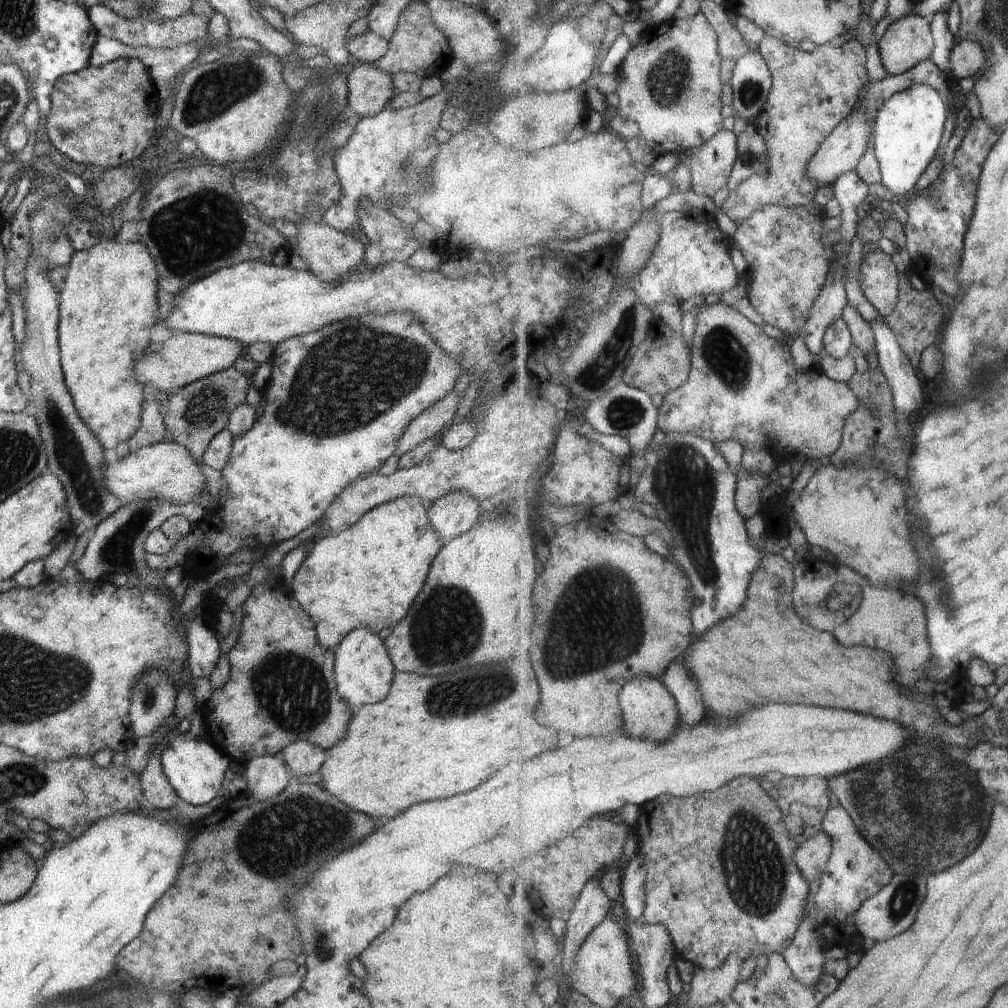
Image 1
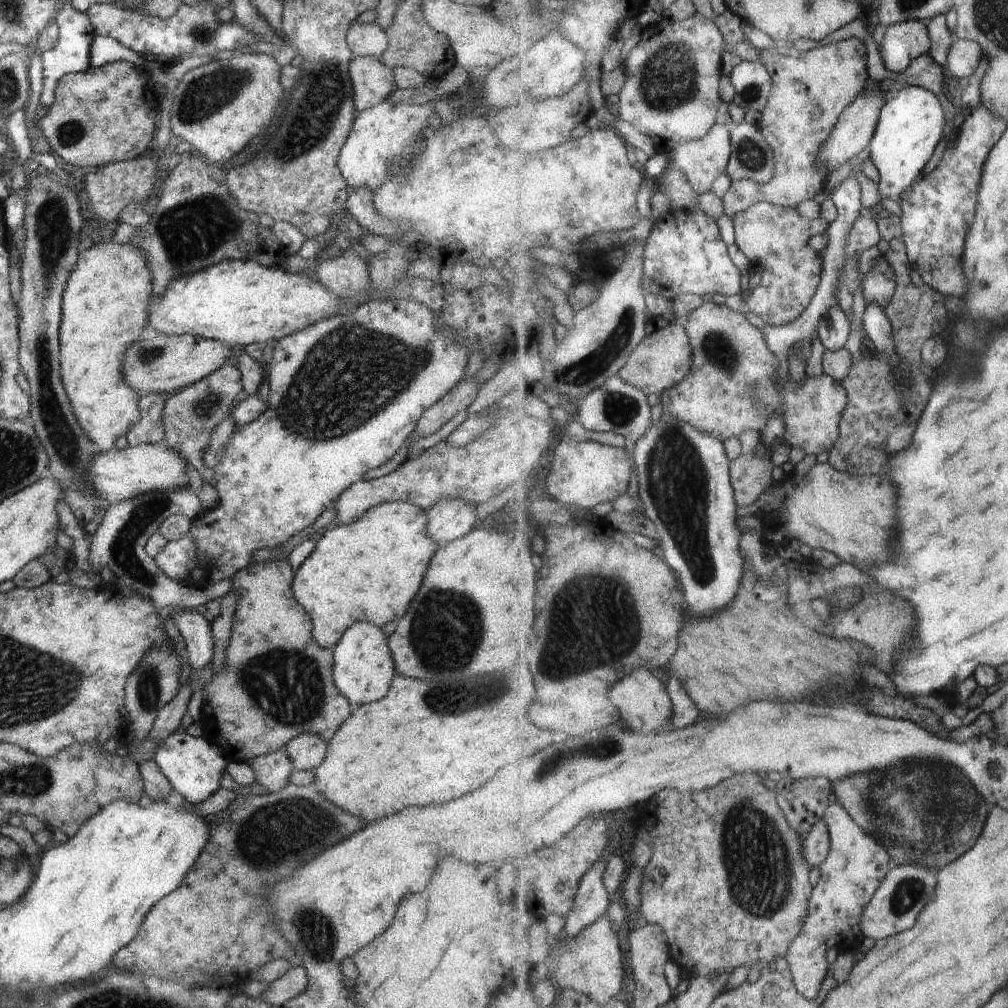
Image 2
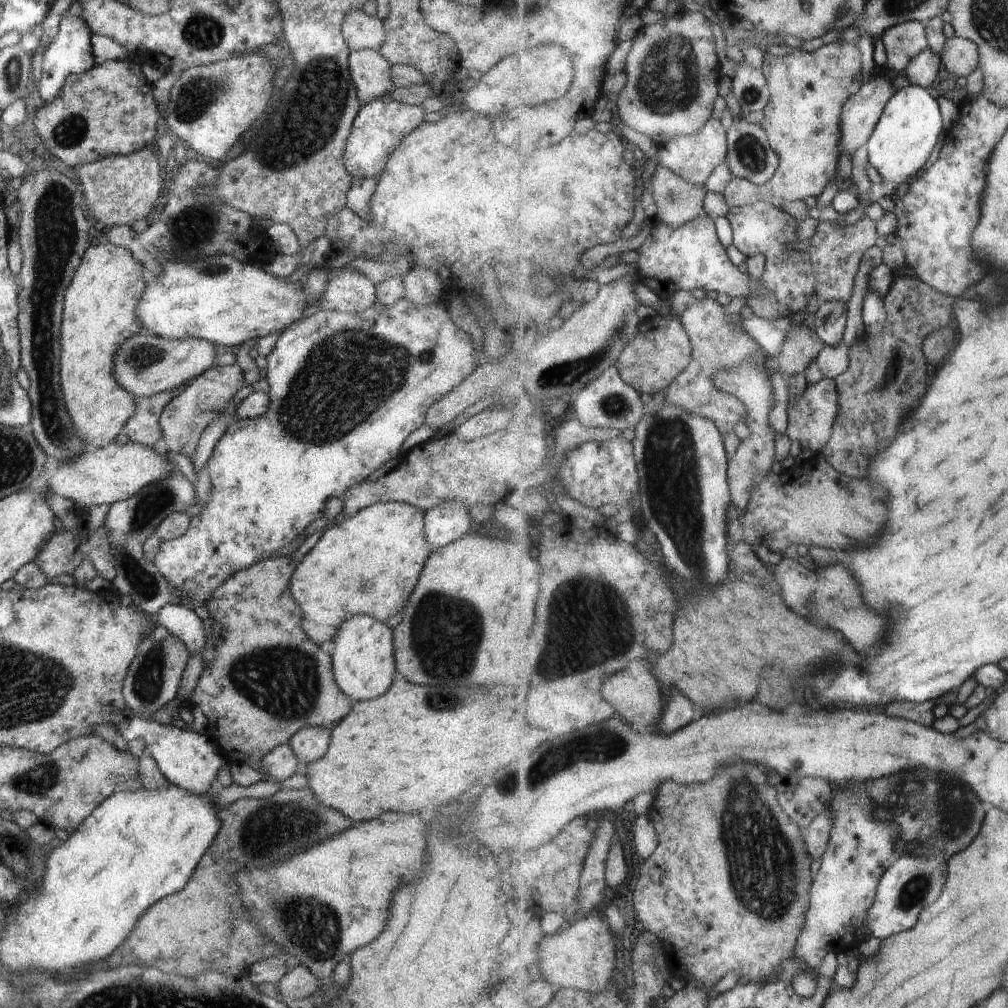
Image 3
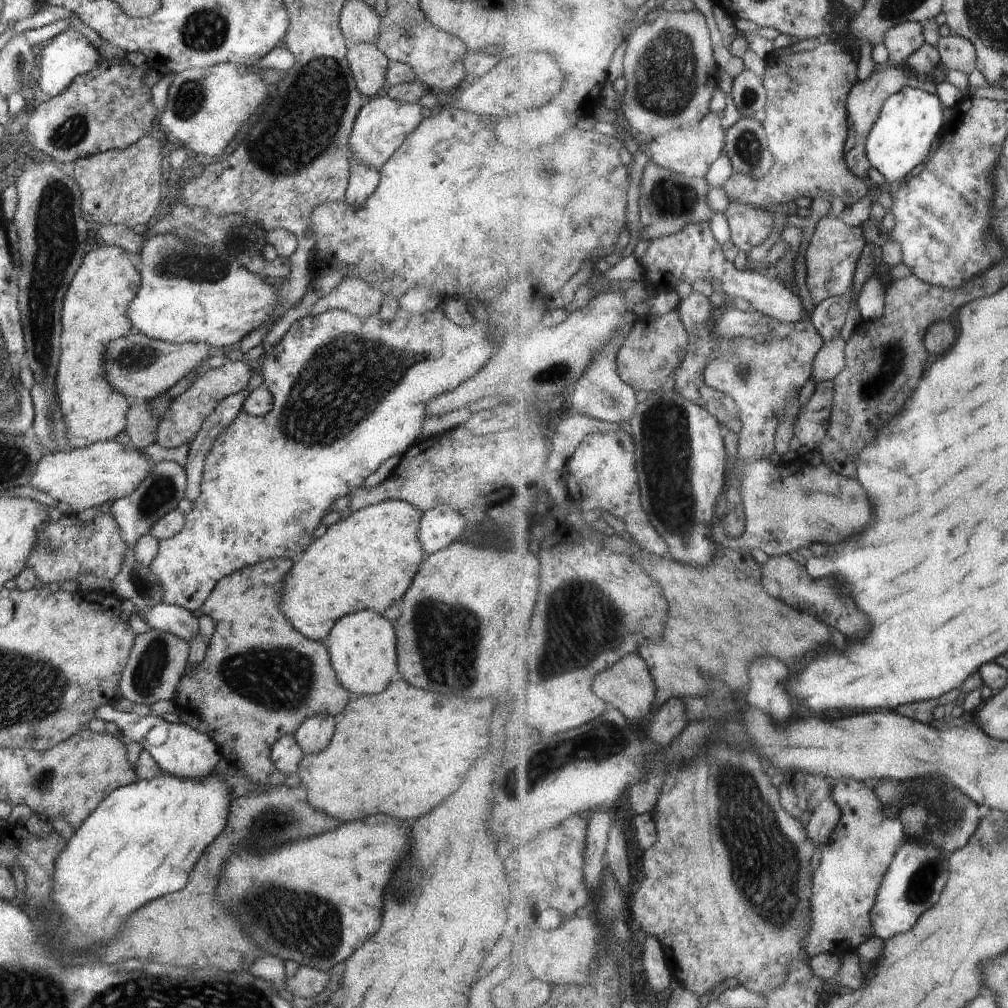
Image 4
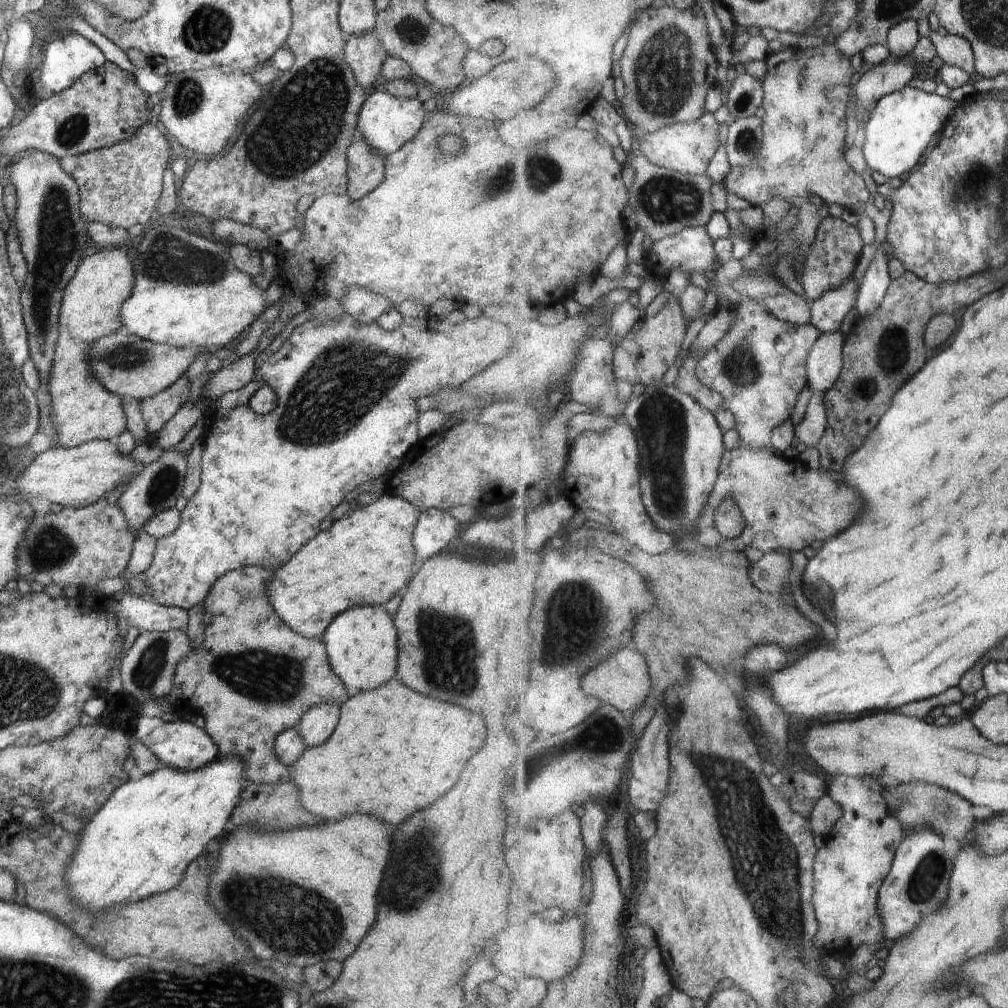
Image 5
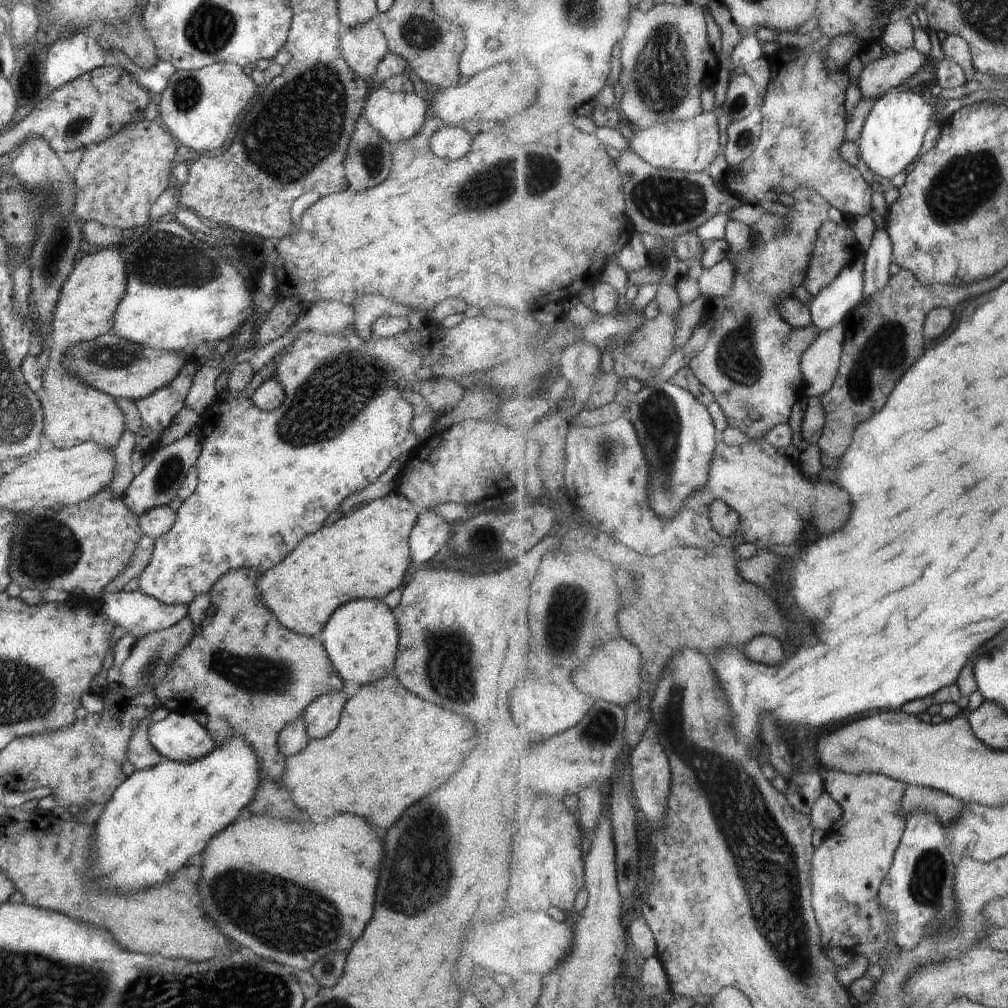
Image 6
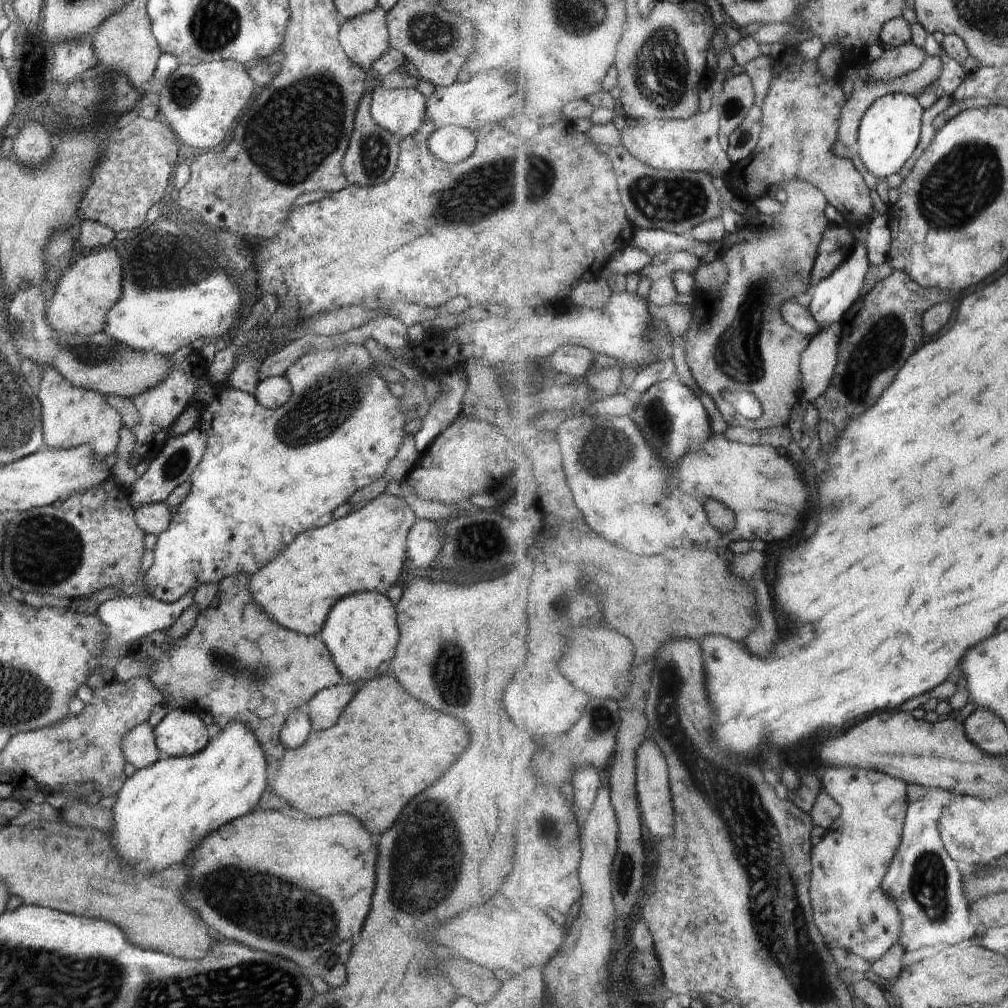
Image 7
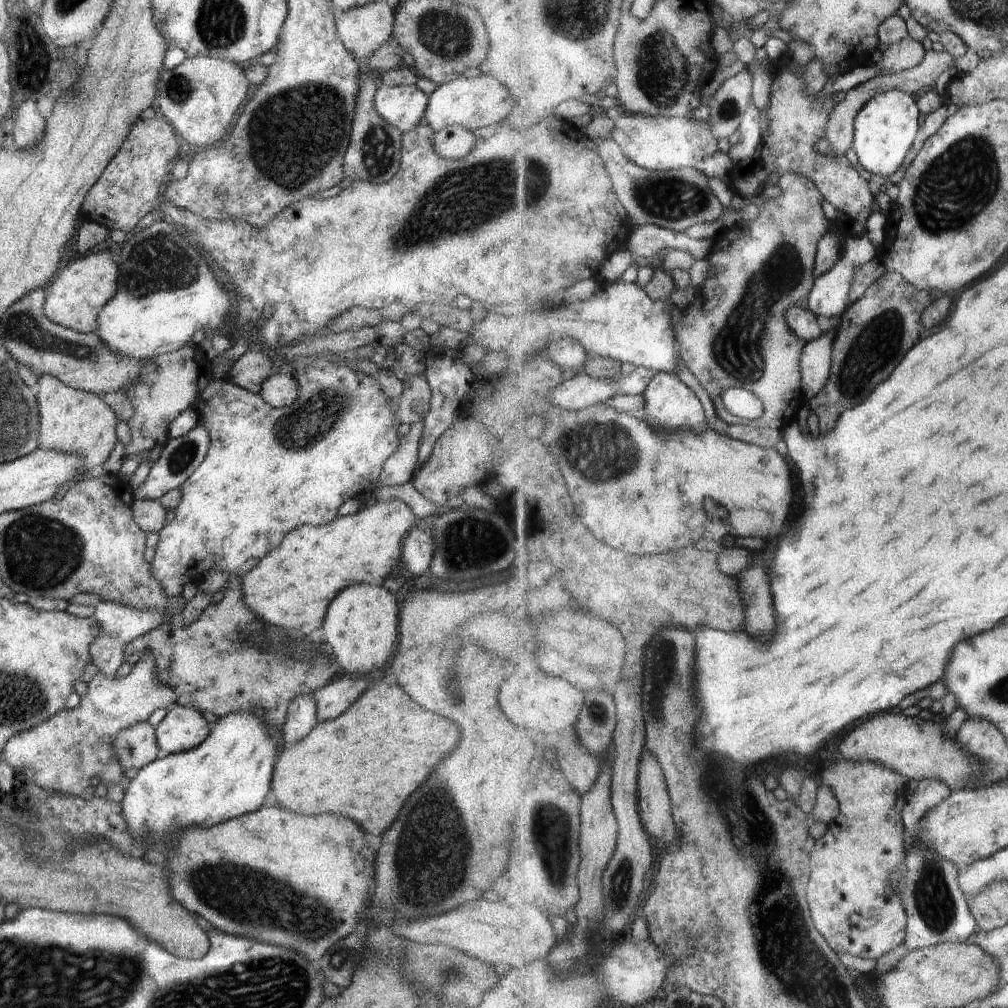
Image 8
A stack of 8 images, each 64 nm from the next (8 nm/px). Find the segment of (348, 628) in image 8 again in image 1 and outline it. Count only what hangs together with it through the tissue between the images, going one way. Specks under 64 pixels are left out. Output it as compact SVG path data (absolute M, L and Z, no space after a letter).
M360 627L350 631L334 649L334 678L337 693L353 709L379 703L389 693L395 666L388 656L384 642L372 631Z

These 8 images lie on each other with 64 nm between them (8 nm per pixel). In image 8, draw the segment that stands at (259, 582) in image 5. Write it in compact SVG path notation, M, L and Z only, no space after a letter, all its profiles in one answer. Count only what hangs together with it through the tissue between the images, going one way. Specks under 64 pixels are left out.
M232 575L223 587L224 598L219 604L211 604L205 612L190 626L177 622L160 624L158 628L130 640L122 660L134 665L146 650L150 650L152 658L156 658L158 678L172 688L179 706L197 709L216 714L218 719L228 716L230 712L242 712L250 708L264 717L272 728L283 728L288 706L302 692L312 692L331 684L338 669L331 657L331 649L327 643L318 641L320 656L314 656L314 662L296 660L294 656L282 656L276 652L266 652L258 648L258 644L248 644L244 632L262 632L267 638L267 628L254 616L240 594L242 580Z

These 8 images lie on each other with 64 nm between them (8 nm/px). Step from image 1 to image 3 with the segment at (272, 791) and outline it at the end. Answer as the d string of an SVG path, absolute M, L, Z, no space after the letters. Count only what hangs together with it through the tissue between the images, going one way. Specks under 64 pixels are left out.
M289 743L277 746L261 758L261 770L265 780L284 782L290 776L300 772L299 760L289 747Z

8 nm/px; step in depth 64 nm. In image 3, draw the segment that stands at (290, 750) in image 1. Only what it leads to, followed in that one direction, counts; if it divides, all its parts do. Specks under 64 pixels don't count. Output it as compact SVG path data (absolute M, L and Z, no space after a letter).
M308 727L299 730L289 740L289 747L303 769L308 763L320 760L329 747L331 730L324 727Z

